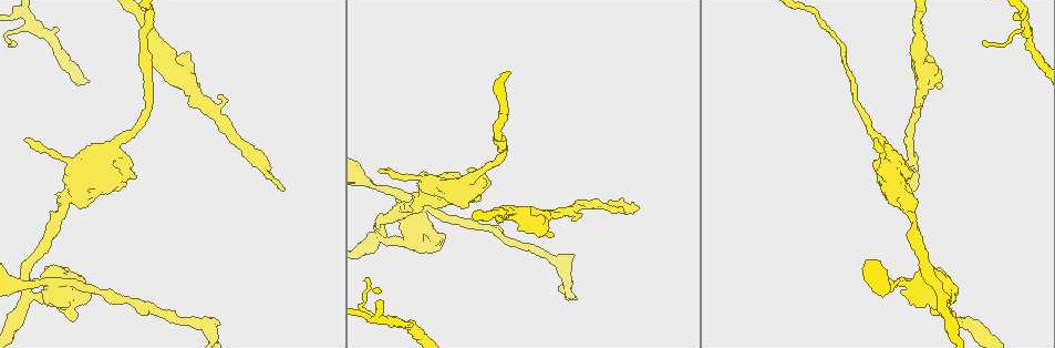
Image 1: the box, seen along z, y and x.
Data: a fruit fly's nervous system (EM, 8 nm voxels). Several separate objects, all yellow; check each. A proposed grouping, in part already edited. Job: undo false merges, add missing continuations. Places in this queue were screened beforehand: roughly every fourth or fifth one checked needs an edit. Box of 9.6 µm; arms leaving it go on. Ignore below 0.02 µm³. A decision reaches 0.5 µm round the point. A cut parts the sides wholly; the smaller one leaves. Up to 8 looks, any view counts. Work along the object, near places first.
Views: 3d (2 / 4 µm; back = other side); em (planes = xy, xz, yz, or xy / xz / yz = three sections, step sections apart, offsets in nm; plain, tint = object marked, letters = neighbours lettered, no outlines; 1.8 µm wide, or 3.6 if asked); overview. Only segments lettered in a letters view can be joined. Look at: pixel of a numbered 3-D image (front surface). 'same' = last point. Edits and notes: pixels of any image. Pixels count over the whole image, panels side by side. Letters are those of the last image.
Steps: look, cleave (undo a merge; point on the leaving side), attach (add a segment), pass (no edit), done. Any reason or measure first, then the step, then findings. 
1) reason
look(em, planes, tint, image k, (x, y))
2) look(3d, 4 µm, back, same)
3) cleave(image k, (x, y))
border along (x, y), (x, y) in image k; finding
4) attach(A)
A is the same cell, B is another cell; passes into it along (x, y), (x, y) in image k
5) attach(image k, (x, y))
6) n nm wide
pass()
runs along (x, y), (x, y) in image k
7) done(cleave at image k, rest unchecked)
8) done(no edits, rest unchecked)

look(em, 3.6 µm, xy, step 4, tint, image 1, (65, 159))

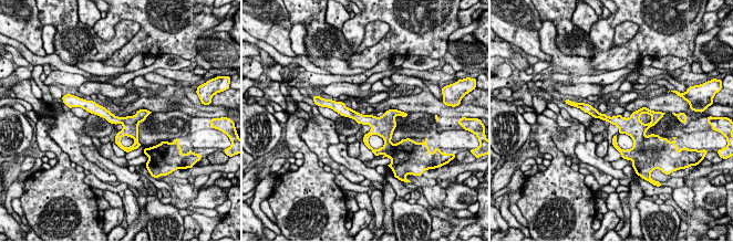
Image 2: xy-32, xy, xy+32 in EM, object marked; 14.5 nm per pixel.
look(em, 3.6 µm, planes, letters, same)

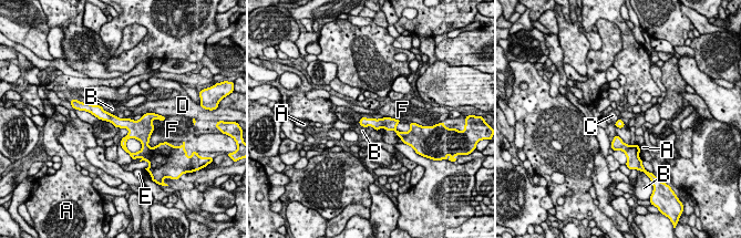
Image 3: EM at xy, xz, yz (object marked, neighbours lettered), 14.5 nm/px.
pass()
A, B, C, D, E and F are other cells; all the same cell

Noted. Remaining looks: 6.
look(em, planes, plain, image 1, (574, 255))

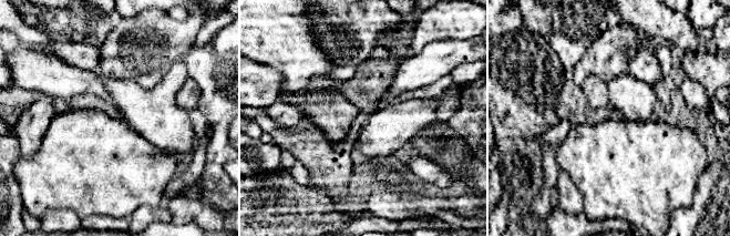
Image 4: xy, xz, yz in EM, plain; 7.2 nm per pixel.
with the object marked
look(em, planes, tint, same)

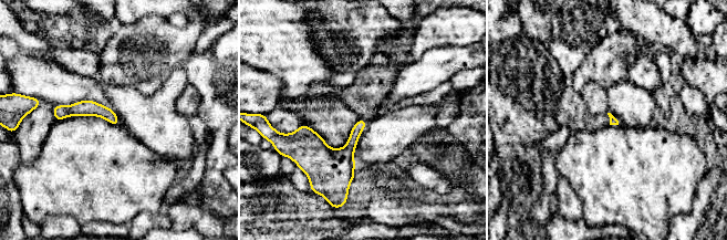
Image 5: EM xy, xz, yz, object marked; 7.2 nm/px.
look(em, planes, letters, same)

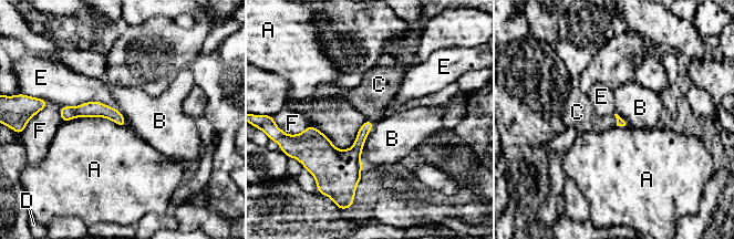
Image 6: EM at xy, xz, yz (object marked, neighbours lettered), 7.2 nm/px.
attach(C)
C is the same cell, A, B, D, E and F are other cells; passes into it along (620, 122), (617, 121), (582, 117) in image 6; the cell continues

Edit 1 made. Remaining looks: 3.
look(3d, 4 µm, image 1, (638, 209))

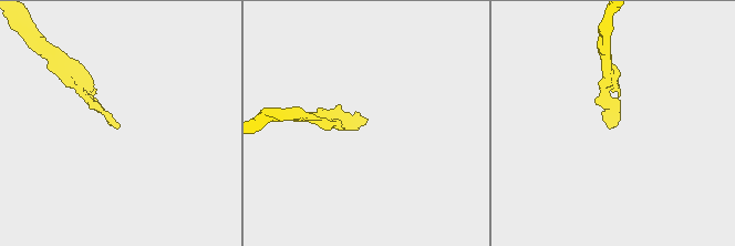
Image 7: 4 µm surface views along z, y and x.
look(em, xz, step 8, letters, image 7, (611, 128))

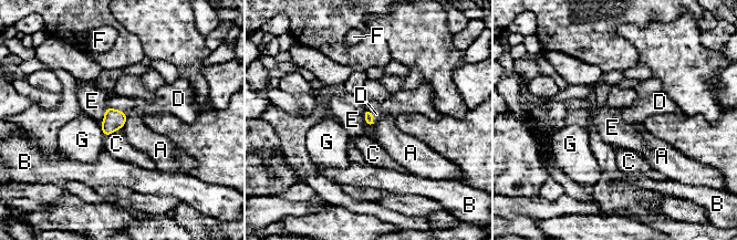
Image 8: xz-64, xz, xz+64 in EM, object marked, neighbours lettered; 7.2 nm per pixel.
look(em, planes, letters, same)

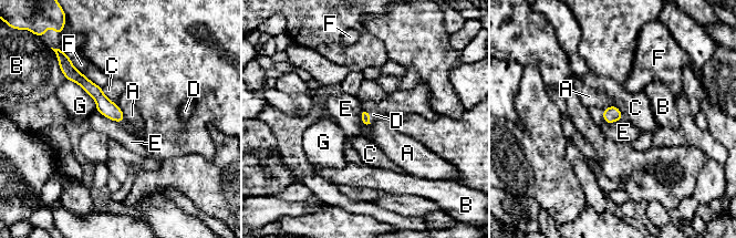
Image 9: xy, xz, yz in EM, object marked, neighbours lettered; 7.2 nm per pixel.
G touches over 320 nm
attach(D)
D is the same cell, A, B, C, E, F and G are other cells; the cell continues

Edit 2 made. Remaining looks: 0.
done(attach at image 6, attach at image 9, rest unchecked)

